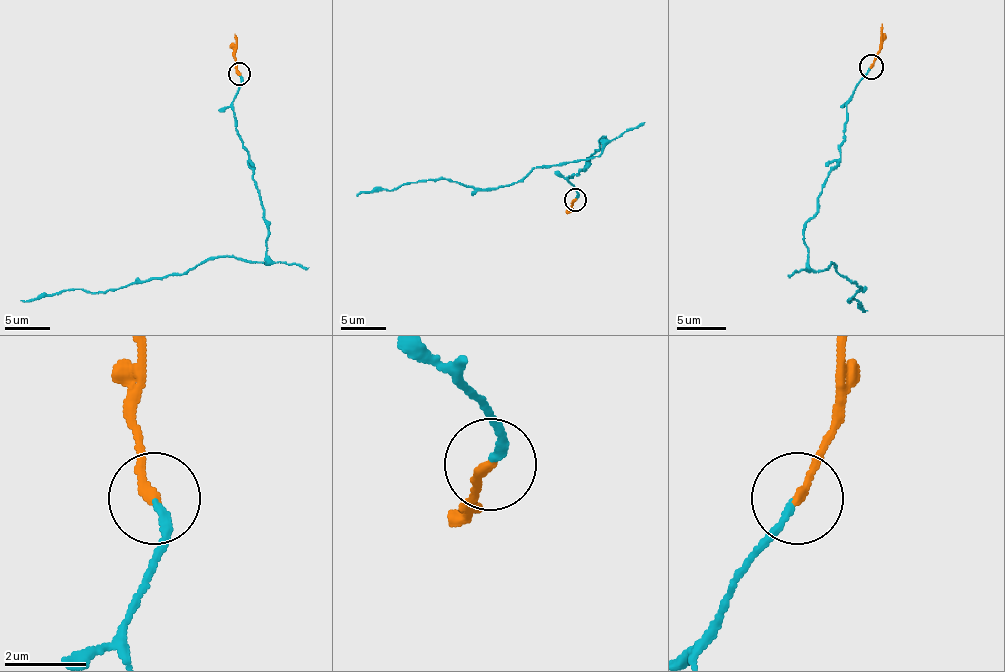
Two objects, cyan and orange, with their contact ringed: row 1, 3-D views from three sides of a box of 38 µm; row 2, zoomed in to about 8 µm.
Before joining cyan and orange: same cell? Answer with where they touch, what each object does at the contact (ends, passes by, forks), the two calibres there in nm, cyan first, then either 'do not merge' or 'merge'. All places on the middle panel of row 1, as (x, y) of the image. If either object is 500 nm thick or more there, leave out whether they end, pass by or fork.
place (575, 199); cyan ends; orange ends; calibres 160 and 240 nm; merge

